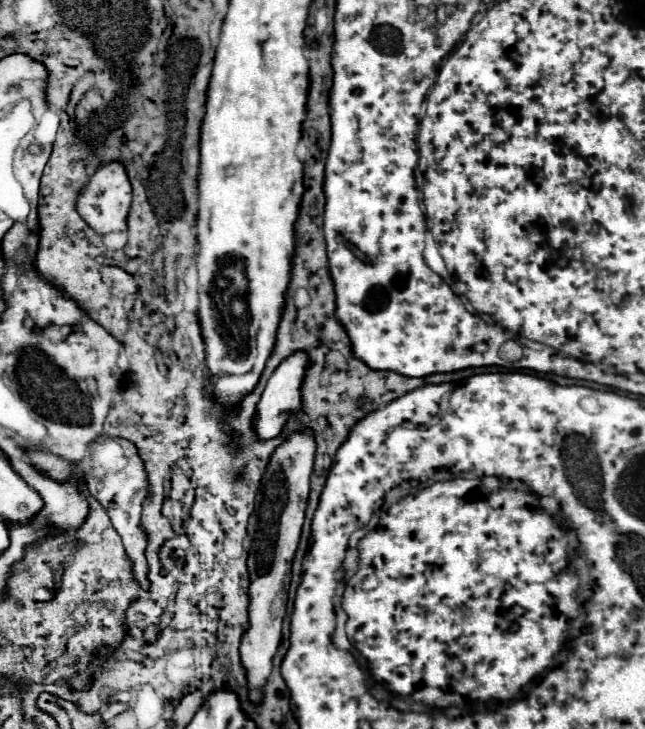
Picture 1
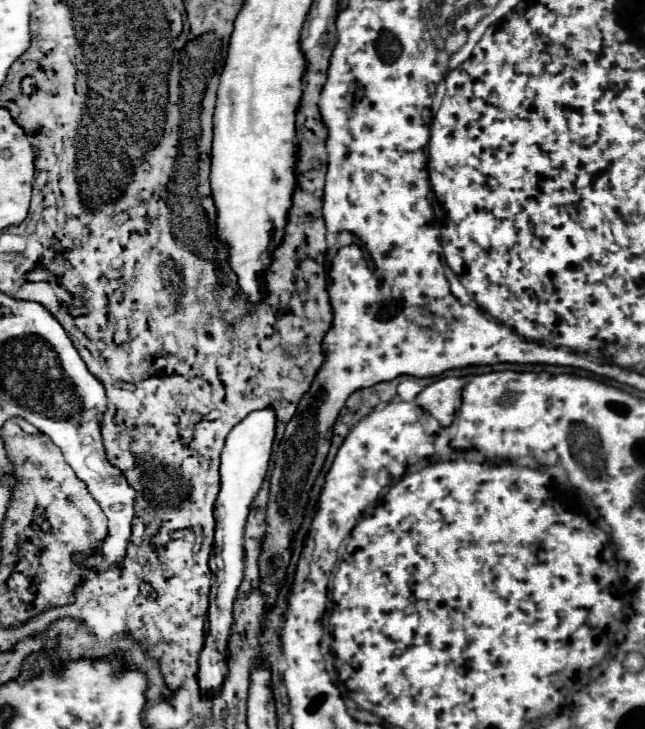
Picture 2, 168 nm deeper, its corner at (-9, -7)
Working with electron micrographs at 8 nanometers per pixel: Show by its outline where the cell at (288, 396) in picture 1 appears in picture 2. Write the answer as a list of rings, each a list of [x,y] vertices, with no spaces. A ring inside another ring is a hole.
[[[271,406],[251,412],[243,422],[239,422],[227,436],[225,448],[221,454],[221,492],[217,496],[215,504],[215,554],[209,560],[211,570],[215,572],[215,584],[213,584],[213,604],[209,608],[209,622],[211,622],[211,634],[207,638],[207,644],[199,658],[199,686],[207,690],[209,694],[215,692],[215,688],[223,682],[227,676],[225,656],[227,656],[227,642],[231,634],[231,606],[235,600],[235,588],[241,584],[243,578],[243,526],[247,520],[249,506],[253,498],[257,496],[271,458],[271,448],[275,442],[275,410]]]

